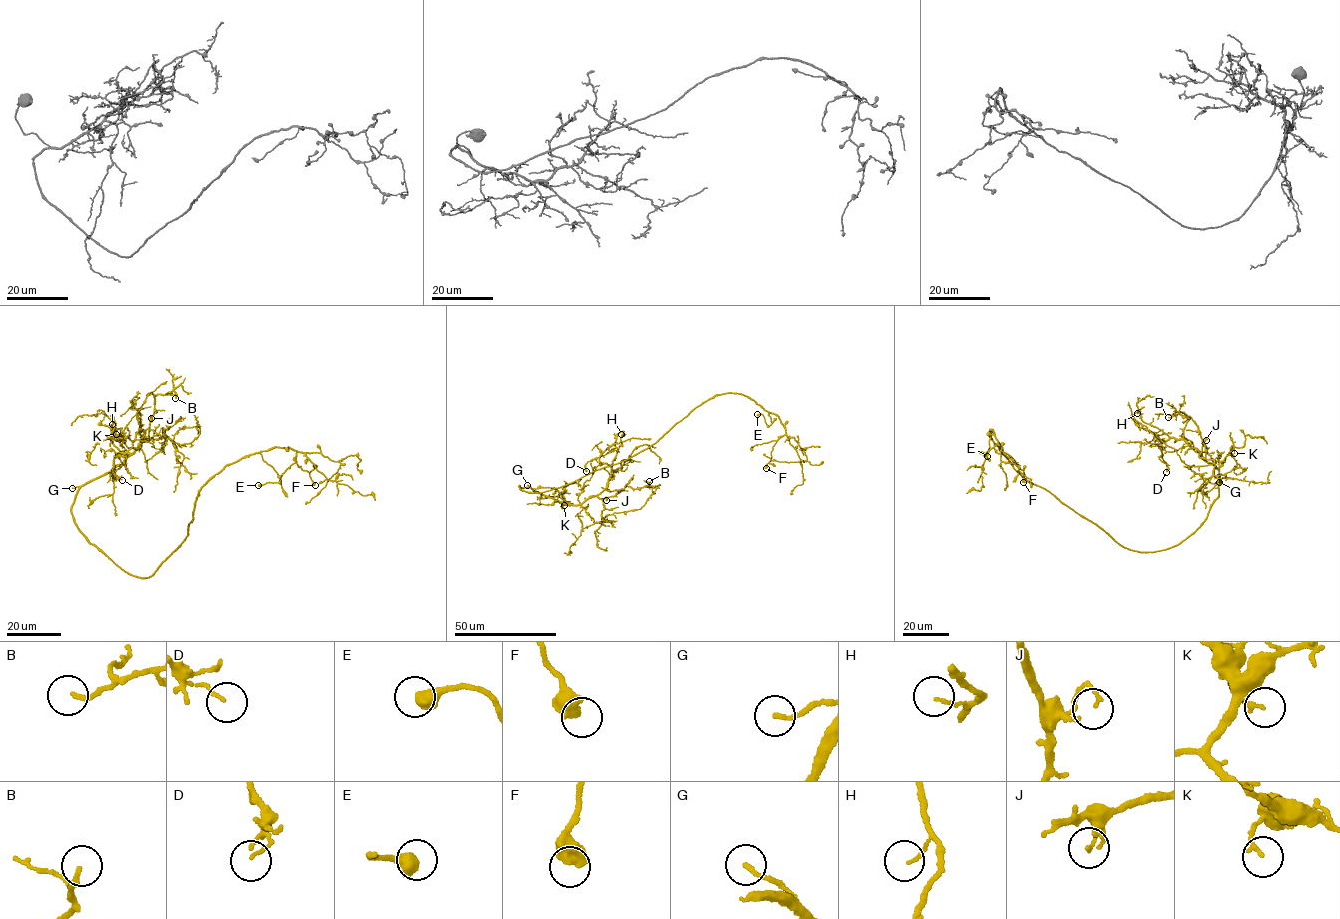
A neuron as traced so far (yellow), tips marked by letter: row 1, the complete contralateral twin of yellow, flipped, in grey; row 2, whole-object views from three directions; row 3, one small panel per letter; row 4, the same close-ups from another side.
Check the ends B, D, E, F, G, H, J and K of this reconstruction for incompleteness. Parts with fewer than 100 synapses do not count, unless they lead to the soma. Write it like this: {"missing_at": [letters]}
{"missing_at": ["G"]}

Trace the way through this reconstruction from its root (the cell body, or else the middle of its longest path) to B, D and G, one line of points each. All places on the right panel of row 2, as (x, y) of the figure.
B: (1121, 545), (1146, 552), (1176, 545), (1218, 495), (1198, 426), (1189, 416), (1168, 417)
D: (1121, 545), (1141, 552), (1170, 548), (1203, 523), (1218, 495), (1218, 470), (1171, 437), (1159, 446), (1166, 472)
G: (1121, 545), (1150, 552), (1170, 548), (1183, 540), (1203, 523), (1218, 495), (1219, 482)

